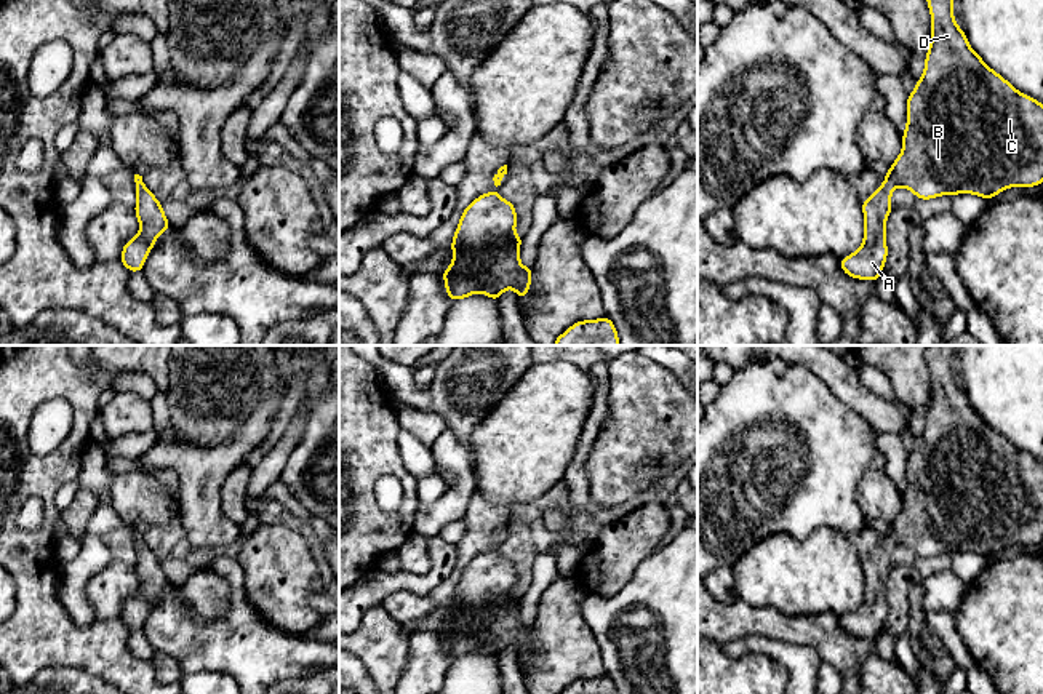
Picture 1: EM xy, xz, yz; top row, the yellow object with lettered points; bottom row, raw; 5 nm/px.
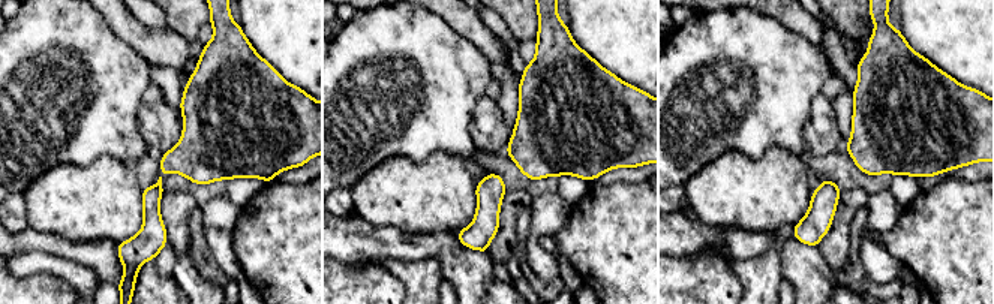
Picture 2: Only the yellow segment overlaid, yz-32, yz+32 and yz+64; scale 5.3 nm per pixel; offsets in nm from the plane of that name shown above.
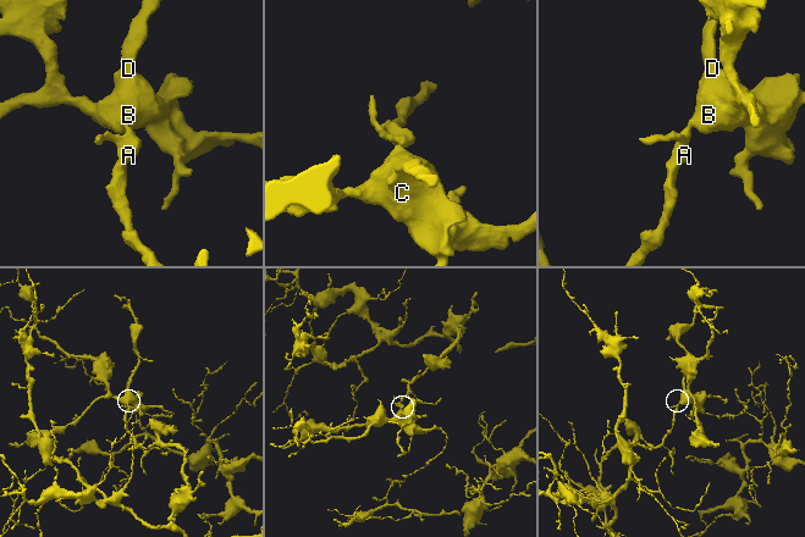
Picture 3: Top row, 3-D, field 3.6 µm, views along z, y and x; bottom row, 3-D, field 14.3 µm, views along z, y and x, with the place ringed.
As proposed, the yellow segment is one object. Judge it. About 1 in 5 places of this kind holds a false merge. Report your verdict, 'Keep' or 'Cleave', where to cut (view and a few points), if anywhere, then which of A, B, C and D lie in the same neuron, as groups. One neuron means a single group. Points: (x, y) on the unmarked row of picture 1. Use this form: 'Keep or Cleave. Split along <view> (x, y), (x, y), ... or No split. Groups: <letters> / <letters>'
Keep. No split. Groups: A B C D

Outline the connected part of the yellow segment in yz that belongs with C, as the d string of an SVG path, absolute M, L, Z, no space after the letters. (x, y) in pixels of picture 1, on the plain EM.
M953 345L926 347L931 403L926 405L925 430L907 456L902 510L883 542L862 560L862 603L840 619L841 628L853 636L877 640L881 633L888 614L885 582L896 545L909 547L920 558L957 552L992 558L1005 547L1043 540L1043 462L1017 449L969 405L953 377L953 357Z

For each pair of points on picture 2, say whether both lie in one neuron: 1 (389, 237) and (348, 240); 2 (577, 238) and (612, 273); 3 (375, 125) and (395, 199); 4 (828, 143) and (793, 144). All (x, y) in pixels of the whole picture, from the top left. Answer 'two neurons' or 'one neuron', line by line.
1: one neuron
2: one neuron
3: two neurons
4: two neurons

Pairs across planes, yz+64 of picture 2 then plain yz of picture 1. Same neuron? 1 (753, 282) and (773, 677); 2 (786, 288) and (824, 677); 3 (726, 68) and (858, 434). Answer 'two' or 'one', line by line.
1: two
2: one
3: one

